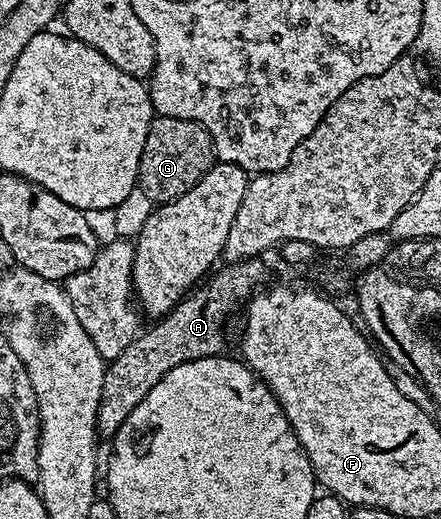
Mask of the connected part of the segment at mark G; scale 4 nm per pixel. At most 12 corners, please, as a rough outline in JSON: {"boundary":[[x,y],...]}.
{"boundary":[[154,117],[137,186],[154,204],[187,192],[215,161],[205,126]]}

